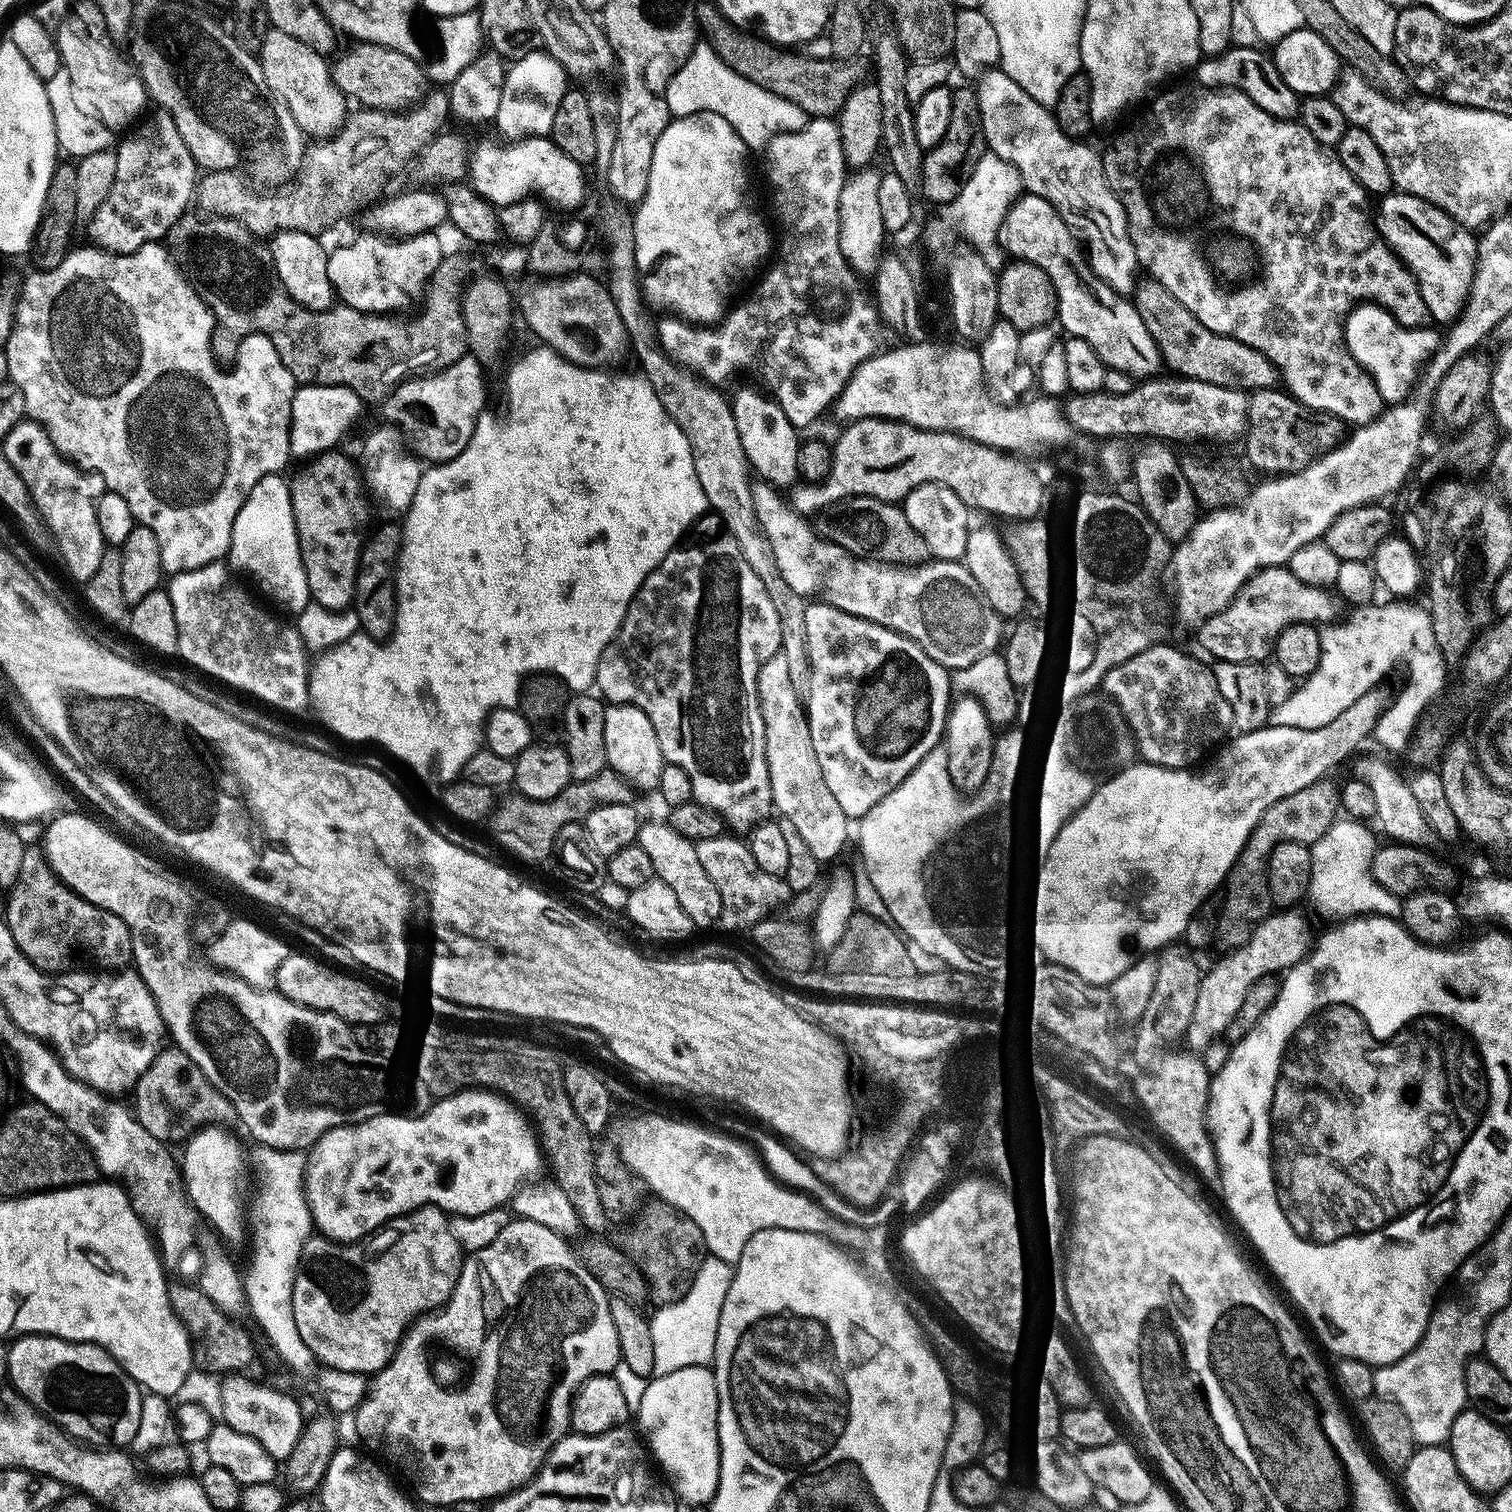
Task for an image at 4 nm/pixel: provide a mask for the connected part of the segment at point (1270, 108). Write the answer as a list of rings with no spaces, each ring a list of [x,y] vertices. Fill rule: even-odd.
[[[1230,47],[1222,54],[1201,59],[1194,68],[1195,83],[1204,88],[1235,88],[1236,91],[1246,94],[1250,102],[1262,106],[1262,110],[1266,110],[1266,114],[1276,120],[1291,120],[1300,111],[1301,97],[1297,96],[1294,90],[1290,90],[1290,86],[1286,86],[1282,74],[1278,74],[1278,66],[1274,66],[1271,55],[1267,51],[1260,51],[1259,47]]]

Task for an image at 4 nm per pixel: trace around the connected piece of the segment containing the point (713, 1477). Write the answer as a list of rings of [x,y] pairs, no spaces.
[[[697,1362],[694,1366],[682,1366],[682,1370],[674,1370],[665,1376],[653,1375],[645,1384],[648,1385],[645,1386],[644,1393],[640,1396],[640,1409],[637,1412],[635,1409],[634,1416],[635,1419],[636,1416],[640,1419],[638,1432],[651,1459],[658,1465],[659,1471],[670,1481],[673,1493],[683,1503],[685,1500],[688,1504],[701,1504],[701,1506],[711,1504],[720,1481],[718,1390],[716,1389],[715,1371],[708,1366],[703,1368],[703,1363]]]

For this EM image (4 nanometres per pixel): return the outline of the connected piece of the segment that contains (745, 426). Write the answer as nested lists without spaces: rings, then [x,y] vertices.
[[[740,388],[730,396],[734,426],[738,426],[738,439],[742,442],[742,450],[746,450],[748,467],[755,475],[756,472],[760,475],[757,477],[761,481],[773,486],[795,485],[800,474],[798,450],[802,443],[801,433],[790,422],[790,418],[786,418],[782,406],[778,406],[771,395],[756,388]]]

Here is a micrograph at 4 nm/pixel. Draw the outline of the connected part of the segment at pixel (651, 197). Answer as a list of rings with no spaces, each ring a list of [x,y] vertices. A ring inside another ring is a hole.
[[[699,112],[669,119],[666,130],[662,130],[662,134],[654,146],[654,162],[650,164],[650,182],[644,199],[635,209],[632,226],[636,247],[636,270],[642,274],[642,291],[649,305],[655,306],[657,309],[659,309],[658,307],[664,308],[660,310],[667,310],[669,313],[679,316],[680,319],[697,326],[715,325],[725,315],[724,303],[727,302],[728,295],[735,290],[736,283],[746,279],[748,272],[754,271],[764,259],[766,259],[765,261],[769,259],[774,248],[774,236],[773,233],[772,236],[768,233],[763,218],[756,213],[756,208],[752,205],[751,198],[748,197],[748,168],[744,165],[744,155],[746,155],[744,143],[738,138],[735,130],[724,118],[713,112]]]

